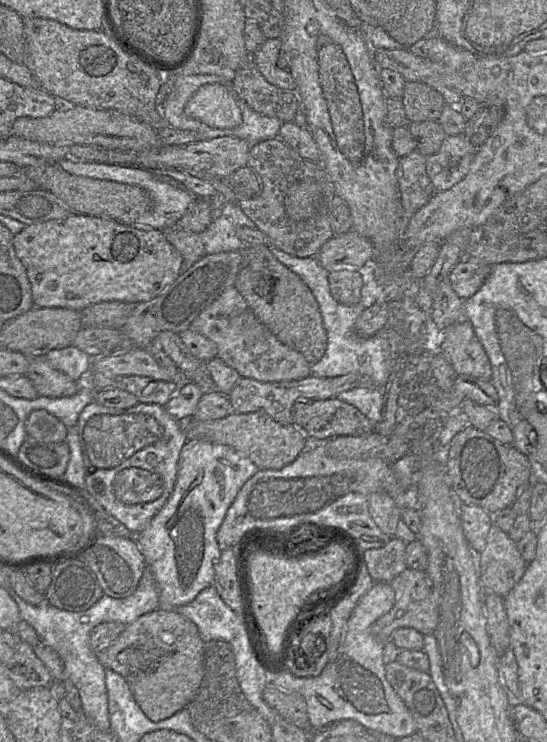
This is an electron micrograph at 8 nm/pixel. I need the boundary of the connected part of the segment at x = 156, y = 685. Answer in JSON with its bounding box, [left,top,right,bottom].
[95,609,204,722]

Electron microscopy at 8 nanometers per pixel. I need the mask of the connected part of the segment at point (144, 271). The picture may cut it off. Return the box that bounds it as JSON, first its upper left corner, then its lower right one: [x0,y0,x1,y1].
[13,213,183,311]

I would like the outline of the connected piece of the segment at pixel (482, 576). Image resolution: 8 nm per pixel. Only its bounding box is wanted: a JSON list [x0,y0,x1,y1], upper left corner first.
[479,524,526,598]

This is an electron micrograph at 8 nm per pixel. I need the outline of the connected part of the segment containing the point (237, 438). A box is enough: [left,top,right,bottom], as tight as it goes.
[184,412,308,470]

